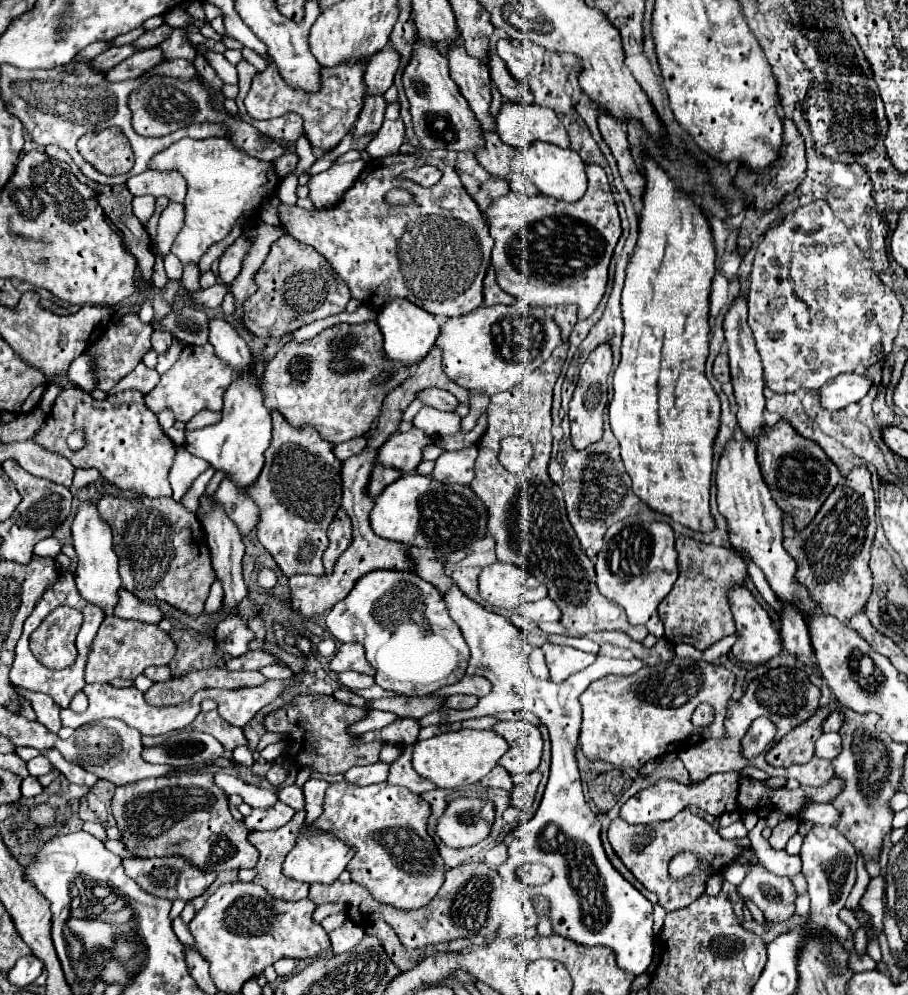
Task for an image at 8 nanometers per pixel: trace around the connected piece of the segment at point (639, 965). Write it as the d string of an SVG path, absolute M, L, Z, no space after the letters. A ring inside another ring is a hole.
M456 582L448 588L448 592L444 594L444 602L450 610L450 618L458 624L458 628L462 630L472 658L468 664L468 674L480 674L484 678L488 678L494 686L492 692L484 698L478 700L478 704L469 710L457 711L453 709L442 708L431 712L426 716L418 719L420 726L437 725L441 723L454 723L471 718L480 718L483 716L494 716L500 712L508 712L508 710L528 710L534 712L542 724L546 724L546 728L550 730L550 740L552 740L552 768L550 768L550 780L546 784L544 790L544 798L540 802L538 812L534 814L534 818L526 824L522 824L520 828L514 828L510 834L506 834L504 844L508 846L508 860L498 868L498 874L502 876L502 880L510 886L514 886L516 894L520 896L520 900L524 902L532 902L534 896L544 896L550 902L550 922L554 926L554 932L560 936L566 936L578 944L584 946L608 946L616 952L616 960L618 966L626 972L632 974L642 974L646 972L646 968L652 962L652 952L654 952L654 936L653 936L653 904L650 900L644 898L628 880L622 878L620 872L614 870L614 866L608 862L606 852L602 848L600 842L600 820L596 818L596 814L588 808L586 800L584 800L584 792L582 792L582 778L580 778L580 770L578 770L578 762L576 762L576 746L578 746L578 736L580 736L580 722L582 722L582 708L580 708L580 694L588 688L590 682L606 676L606 674L632 674L638 672L642 668L642 662L632 658L632 660L620 660L620 658L606 658L602 654L596 656L594 664L590 664L588 668L584 668L582 672L576 672L574 676L570 676L568 680L554 684L554 682L542 682L536 680L530 670L528 670L528 656L532 652L532 646L524 640L522 632L518 628L514 628L504 616L498 616L494 612L488 612L486 608L482 608L480 604L476 604L474 600L466 598L460 588L456 586ZM526 862L542 862L544 866L548 866L554 872L554 878L548 884L542 886L524 886L520 882L516 882L516 868L526 864Z

